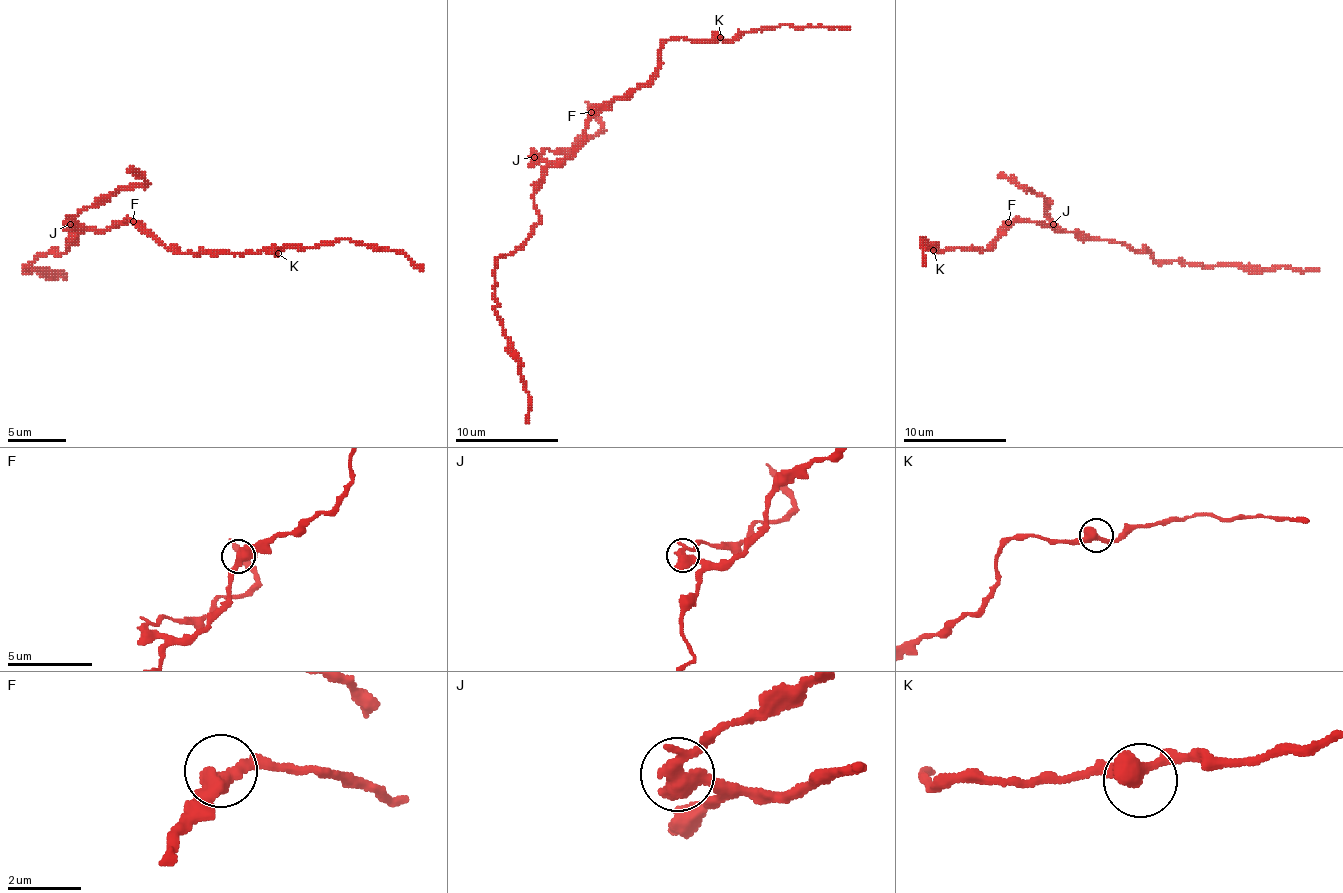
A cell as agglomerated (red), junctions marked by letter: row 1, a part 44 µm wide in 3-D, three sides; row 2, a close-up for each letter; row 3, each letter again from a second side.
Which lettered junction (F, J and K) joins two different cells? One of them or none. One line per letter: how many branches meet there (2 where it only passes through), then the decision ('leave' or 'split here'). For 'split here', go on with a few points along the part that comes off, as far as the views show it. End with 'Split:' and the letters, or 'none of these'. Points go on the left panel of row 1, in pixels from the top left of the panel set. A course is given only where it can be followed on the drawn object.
F: branches 2; leave
J: branches 2; split here; course (69, 224), (84, 210), (145, 181), (127, 169)
K: branches 2; leave
Split: J

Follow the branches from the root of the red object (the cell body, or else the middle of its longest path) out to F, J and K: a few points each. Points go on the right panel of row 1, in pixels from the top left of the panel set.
F: (1039, 222), (1008, 222)
J: (1039, 222), (1044, 222), (1052, 229), (1057, 227), (1052, 224)
K: (1039, 222), (1016, 222), (987, 250), (959, 247), (933, 250)

